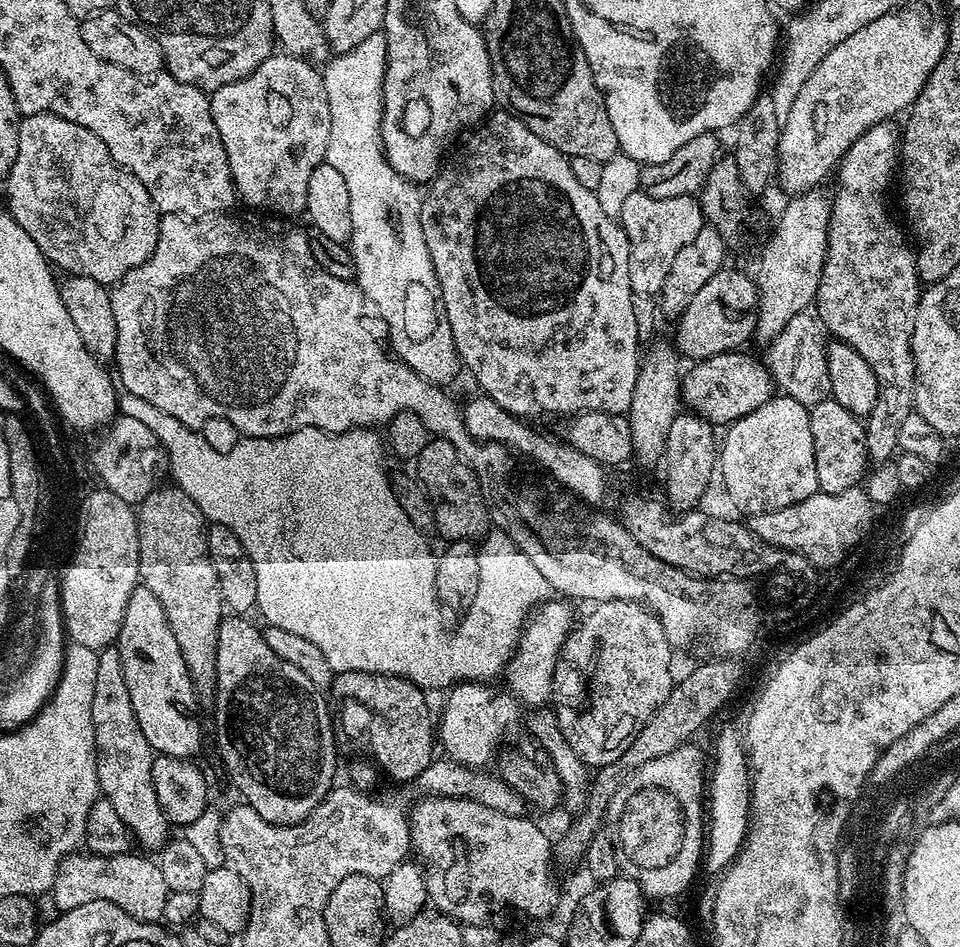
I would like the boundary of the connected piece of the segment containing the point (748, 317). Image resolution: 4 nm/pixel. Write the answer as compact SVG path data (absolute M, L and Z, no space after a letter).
M725 266L720 269L686 306L678 318L674 347L685 361L705 360L714 354L735 352L745 347L744 343L753 339L756 331L756 282L751 275Z

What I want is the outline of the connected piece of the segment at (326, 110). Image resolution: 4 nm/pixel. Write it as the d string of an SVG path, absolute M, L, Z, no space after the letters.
M273 54L258 66L258 70L238 82L222 86L211 93L210 99L214 126L218 126L218 134L230 162L237 197L252 207L249 209L263 210L280 218L292 218L295 212L303 213L306 182L316 167L325 163L330 142L330 102L326 98L321 69L299 56Z

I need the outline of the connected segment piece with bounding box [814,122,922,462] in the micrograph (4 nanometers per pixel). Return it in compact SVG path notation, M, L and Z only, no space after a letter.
M885 122L883 124L875 124L870 126L870 130L866 130L866 134L862 134L858 138L858 142L854 142L854 146L850 146L850 150L846 150L846 154L840 159L838 165L838 176L840 172L840 189L837 190L836 196L831 197L832 217L828 223L828 253L824 259L824 269L822 270L822 278L820 285L816 291L816 299L814 301L814 312L818 317L819 323L826 329L829 337L846 342L846 346L850 346L854 350L858 350L858 354L862 354L862 358L866 358L866 363L870 366L870 370L874 370L874 378L878 380L878 398L874 410L870 410L870 414L866 418L866 450L868 451L868 459L872 462L888 462L897 455L896 439L898 438L898 429L902 427L902 421L906 418L906 414L910 414L914 410L916 402L916 363L912 357L912 323L916 317L916 307L920 304L922 295L922 281L918 273L916 273L916 258L913 249L910 247L909 237L906 235L905 229L900 228L892 221L892 216L888 213L888 204L884 201L884 195L888 192L888 183L893 183L894 173L898 168L898 157L900 154L900 141L902 132L899 127L895 128L895 123Z

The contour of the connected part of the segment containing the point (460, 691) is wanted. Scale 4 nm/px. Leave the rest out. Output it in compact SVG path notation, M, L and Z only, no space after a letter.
M484 682L457 683L447 693L449 696L444 700L444 713L441 714L440 720L438 716L438 744L439 747L440 744L444 747L443 755L467 768L483 769L491 760L493 763L501 747L500 739L516 716L515 710L512 709L511 694L495 692L487 687L490 686Z

